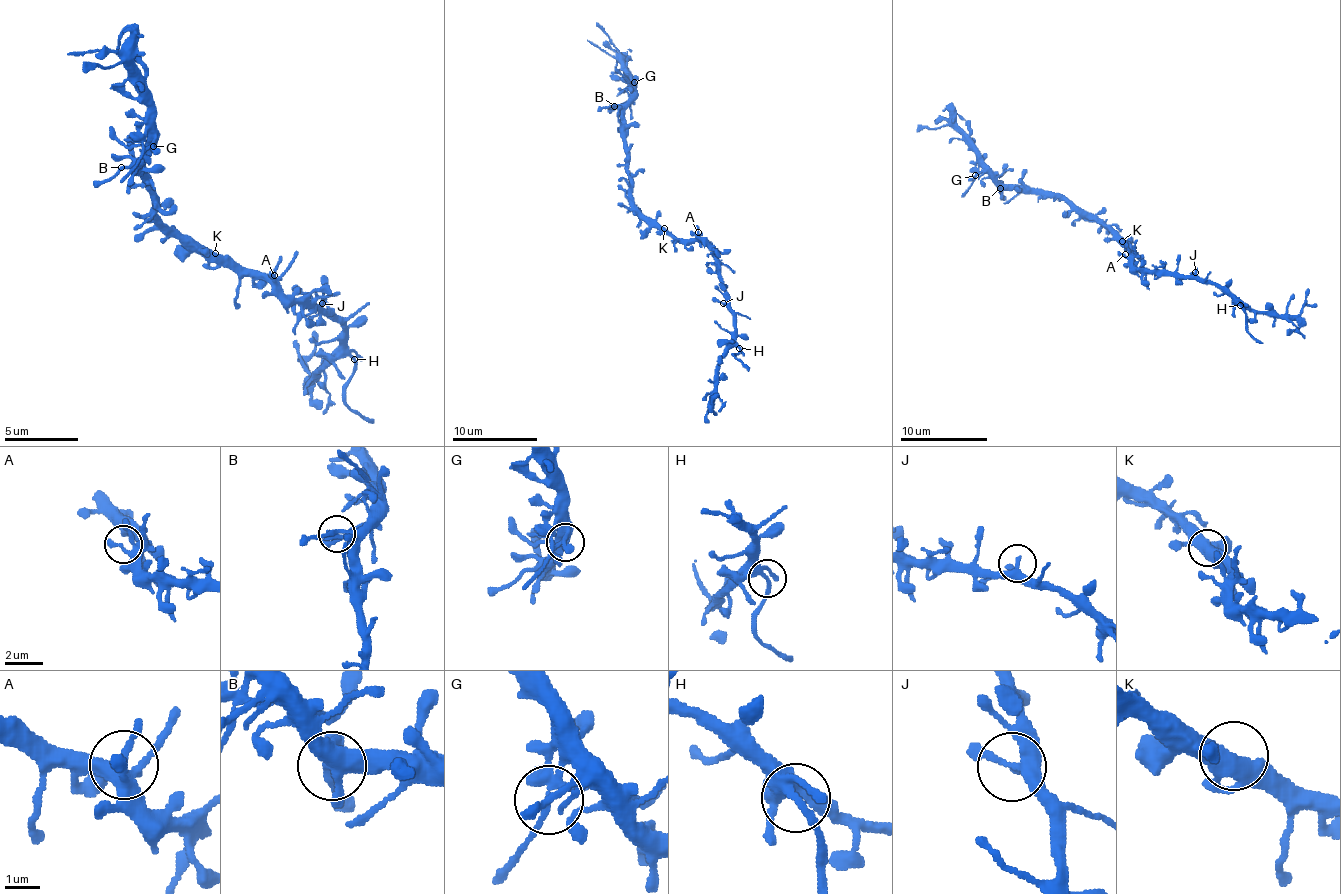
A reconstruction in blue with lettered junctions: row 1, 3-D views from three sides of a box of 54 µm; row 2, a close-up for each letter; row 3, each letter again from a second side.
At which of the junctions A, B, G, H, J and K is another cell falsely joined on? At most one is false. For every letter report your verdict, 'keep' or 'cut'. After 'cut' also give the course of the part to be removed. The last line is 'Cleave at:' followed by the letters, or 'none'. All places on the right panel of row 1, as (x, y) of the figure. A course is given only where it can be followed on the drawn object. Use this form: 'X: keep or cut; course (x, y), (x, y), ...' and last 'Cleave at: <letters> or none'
A: keep
B: keep
G: keep
H: cut; course (1240, 304), (1247, 330), (1262, 343)
J: keep
K: keep
Cleave at: H

